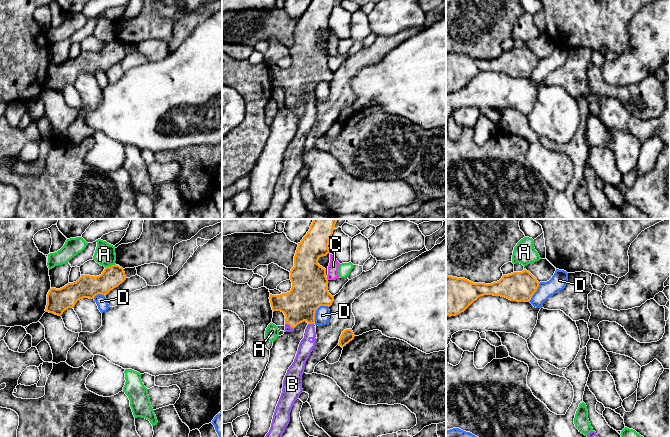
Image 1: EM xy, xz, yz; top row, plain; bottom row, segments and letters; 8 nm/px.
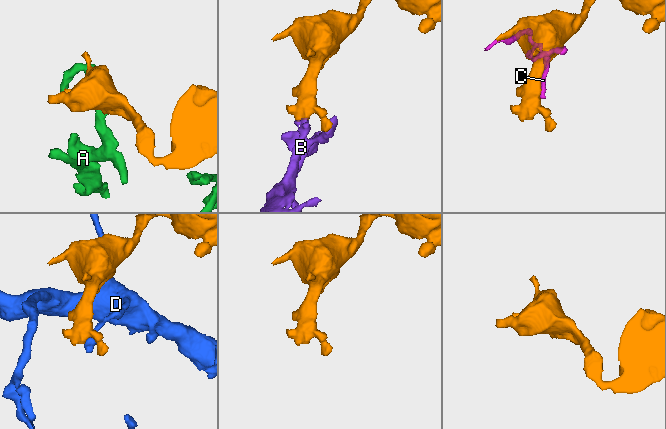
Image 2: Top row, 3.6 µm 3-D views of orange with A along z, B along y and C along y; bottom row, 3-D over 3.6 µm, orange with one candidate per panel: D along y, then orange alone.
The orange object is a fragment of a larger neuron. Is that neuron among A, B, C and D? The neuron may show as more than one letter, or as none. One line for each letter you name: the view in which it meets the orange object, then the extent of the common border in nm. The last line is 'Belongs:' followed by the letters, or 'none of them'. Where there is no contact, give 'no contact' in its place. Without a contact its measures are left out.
B: xz | 50 nm
Belongs: B

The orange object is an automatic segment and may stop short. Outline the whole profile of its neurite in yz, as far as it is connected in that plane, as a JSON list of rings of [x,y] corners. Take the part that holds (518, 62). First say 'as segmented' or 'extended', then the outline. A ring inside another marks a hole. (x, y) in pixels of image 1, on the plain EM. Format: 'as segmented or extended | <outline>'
as segmented | [[[526,45],[503,51],[499,57],[491,60],[473,59],[465,54],[446,51],[446,92],[456,92],[464,88],[474,77],[484,71],[529,78],[538,63],[539,58]]]

